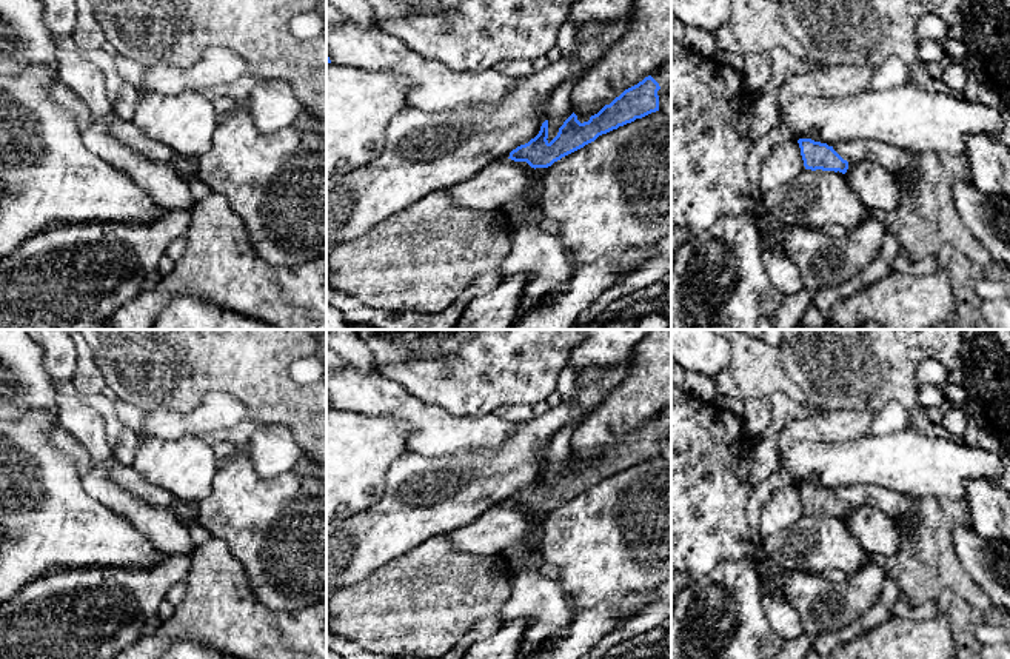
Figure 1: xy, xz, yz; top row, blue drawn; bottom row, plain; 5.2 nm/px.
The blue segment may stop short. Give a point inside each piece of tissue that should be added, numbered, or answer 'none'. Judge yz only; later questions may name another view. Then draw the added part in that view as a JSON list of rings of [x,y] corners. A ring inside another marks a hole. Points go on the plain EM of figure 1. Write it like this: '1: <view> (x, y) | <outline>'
none

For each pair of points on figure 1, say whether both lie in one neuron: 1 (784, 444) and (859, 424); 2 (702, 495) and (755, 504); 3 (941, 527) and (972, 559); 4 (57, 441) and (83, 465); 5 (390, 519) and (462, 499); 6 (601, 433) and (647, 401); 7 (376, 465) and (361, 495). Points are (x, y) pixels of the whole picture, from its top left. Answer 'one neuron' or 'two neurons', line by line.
1: one neuron
2: two neurons
3: two neurons
4: one neuron
5: one neuron
6: one neuron
7: one neuron

